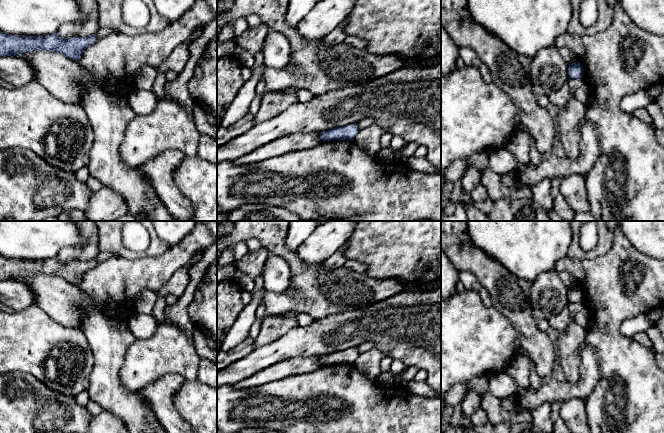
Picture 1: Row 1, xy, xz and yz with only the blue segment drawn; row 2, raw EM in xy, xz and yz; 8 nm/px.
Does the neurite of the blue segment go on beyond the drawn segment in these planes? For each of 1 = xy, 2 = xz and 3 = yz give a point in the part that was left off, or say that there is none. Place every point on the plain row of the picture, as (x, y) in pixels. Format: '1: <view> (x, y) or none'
1: none
2: none
3: none

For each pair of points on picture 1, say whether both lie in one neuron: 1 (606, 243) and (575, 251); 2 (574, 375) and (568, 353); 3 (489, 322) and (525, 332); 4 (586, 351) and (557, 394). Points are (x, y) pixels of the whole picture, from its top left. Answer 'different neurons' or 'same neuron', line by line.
1: same neuron
2: same neuron
3: different neurons
4: same neuron

